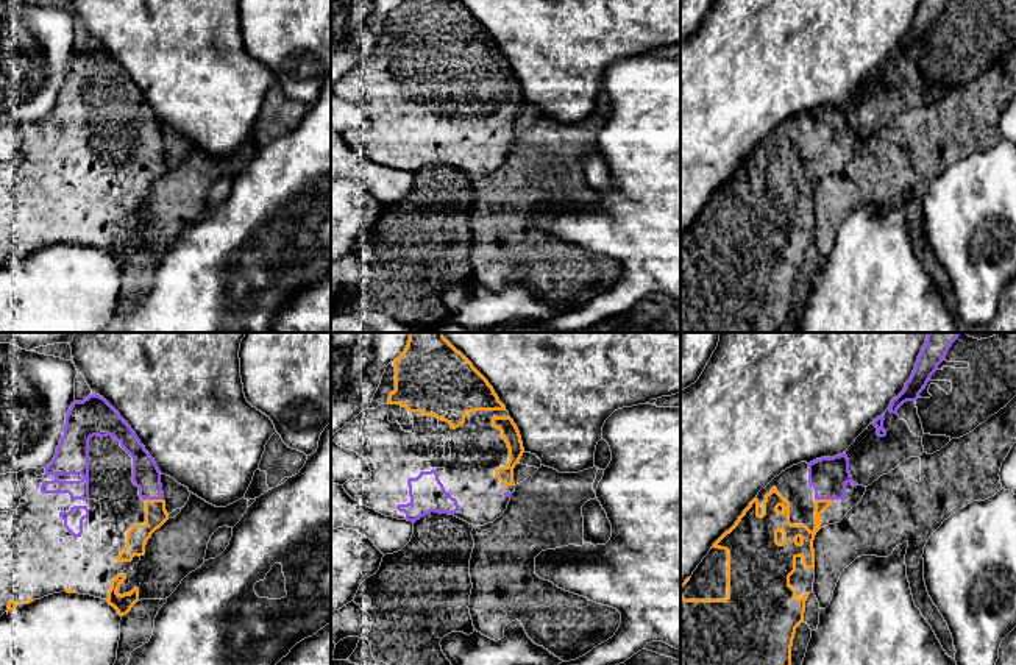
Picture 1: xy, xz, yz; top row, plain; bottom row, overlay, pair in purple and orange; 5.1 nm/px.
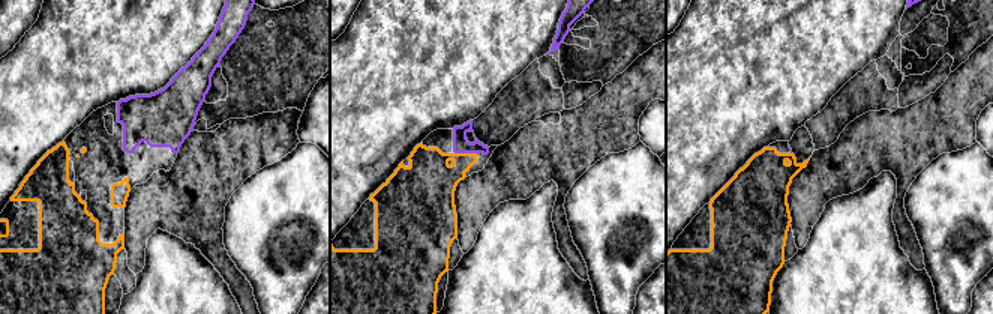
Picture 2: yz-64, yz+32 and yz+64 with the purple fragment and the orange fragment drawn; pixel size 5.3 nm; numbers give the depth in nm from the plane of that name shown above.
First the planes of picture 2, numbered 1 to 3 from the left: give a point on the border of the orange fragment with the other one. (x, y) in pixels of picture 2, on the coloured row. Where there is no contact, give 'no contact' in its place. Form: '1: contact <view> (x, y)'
1: no contact
2: contact yz+32 (465, 152)
3: no contact

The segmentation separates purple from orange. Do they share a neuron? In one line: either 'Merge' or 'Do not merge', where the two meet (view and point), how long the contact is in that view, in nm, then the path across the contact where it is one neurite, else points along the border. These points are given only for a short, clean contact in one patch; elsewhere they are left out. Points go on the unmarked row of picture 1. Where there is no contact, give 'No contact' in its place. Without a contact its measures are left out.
Merge. Touches purple at yz (824, 149). Shared border 100 nm

